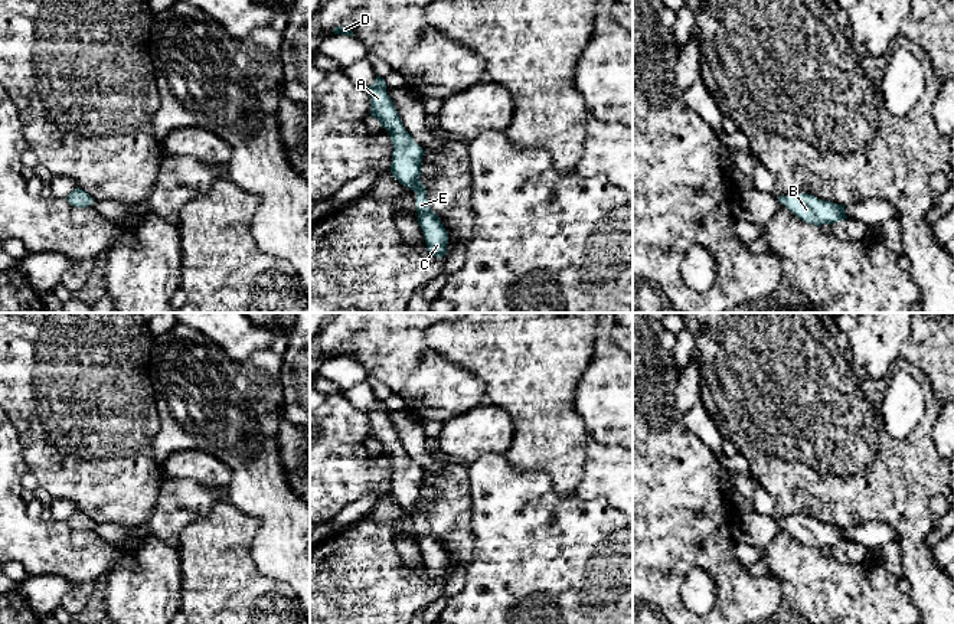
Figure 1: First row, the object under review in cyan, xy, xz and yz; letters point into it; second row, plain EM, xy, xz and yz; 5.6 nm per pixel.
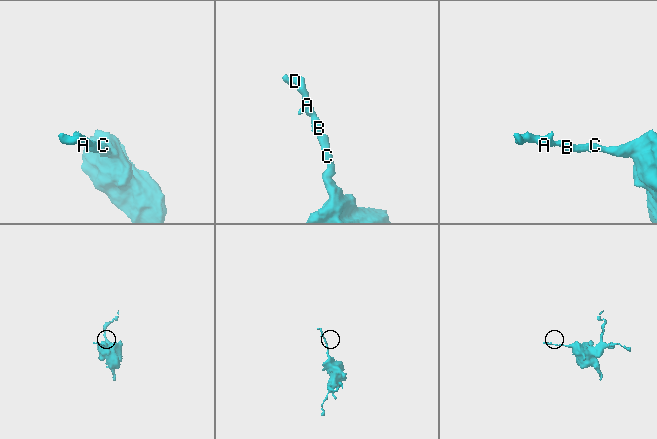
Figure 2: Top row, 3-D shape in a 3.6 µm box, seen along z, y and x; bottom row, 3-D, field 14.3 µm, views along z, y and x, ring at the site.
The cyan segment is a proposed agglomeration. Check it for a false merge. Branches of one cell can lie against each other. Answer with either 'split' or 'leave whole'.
leave whole

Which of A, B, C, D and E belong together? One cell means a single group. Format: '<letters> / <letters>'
A B C D E

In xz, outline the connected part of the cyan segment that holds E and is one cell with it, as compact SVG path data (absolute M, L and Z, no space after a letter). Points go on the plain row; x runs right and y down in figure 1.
M376 399L367 411L370 419L370 440L376 441L391 457L393 468L391 496L416 517L418 546L422 552L428 575L437 581L447 576L448 558L441 542L431 533L425 509L421 506L424 471L405 453L399 437L386 415L385 402Z

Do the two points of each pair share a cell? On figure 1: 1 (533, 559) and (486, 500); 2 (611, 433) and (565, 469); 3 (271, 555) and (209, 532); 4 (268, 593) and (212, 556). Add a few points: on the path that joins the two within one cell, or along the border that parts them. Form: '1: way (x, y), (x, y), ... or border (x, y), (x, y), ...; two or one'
1: way (531, 545), (500, 515); one
2: border (574, 405), (590, 435); two
3: border (245, 513), (260, 522), (250, 556), (265, 577); two
4: way (254, 593), (248, 593), (226, 571); one

